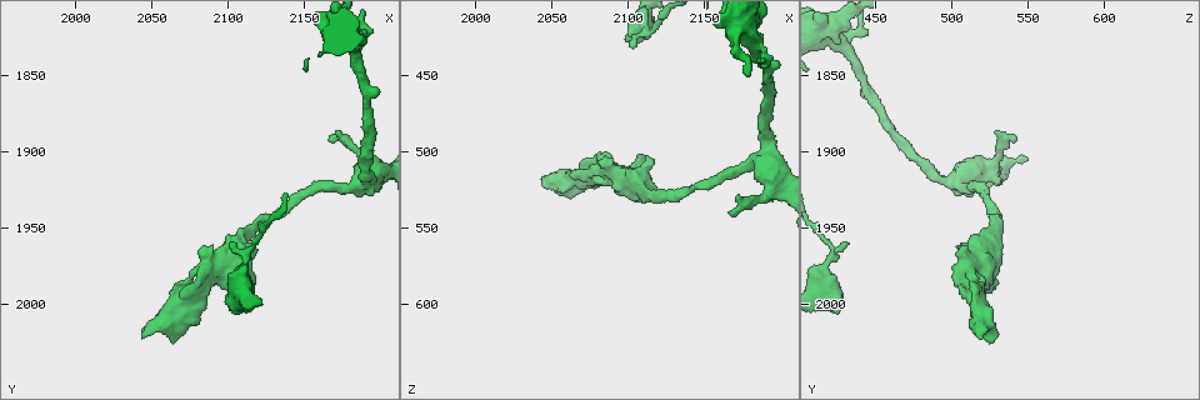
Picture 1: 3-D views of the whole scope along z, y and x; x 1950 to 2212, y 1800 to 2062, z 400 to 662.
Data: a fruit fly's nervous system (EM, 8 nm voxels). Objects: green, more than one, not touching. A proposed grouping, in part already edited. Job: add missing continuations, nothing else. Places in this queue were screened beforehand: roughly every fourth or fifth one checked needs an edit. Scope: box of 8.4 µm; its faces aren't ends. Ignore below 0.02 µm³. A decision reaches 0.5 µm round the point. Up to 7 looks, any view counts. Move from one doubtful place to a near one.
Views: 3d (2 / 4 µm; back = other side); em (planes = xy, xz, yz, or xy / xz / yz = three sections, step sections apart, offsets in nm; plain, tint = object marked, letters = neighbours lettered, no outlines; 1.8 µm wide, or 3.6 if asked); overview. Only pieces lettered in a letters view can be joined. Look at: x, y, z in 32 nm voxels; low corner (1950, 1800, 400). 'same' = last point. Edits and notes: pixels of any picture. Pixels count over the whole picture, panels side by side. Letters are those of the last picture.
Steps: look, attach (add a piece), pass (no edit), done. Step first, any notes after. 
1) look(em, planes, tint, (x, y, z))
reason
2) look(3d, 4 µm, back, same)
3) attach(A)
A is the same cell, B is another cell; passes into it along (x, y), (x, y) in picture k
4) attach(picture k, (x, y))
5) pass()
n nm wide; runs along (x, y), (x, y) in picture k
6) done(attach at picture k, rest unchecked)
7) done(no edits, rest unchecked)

look(3d, 2 µm, (2164, 1890, 540))
branch stops here

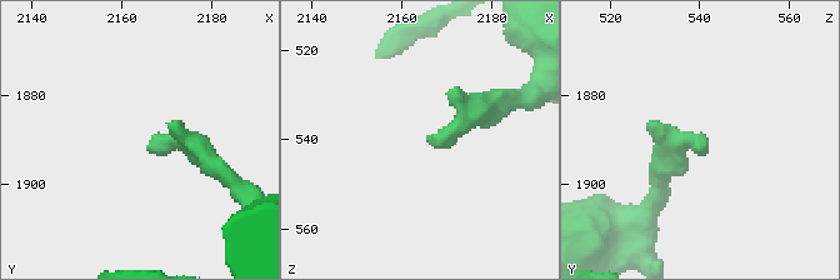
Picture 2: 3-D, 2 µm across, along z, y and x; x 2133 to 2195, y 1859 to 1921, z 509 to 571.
look(em, yz, step 4, letters, (2166, 1893, 540))
now the EM

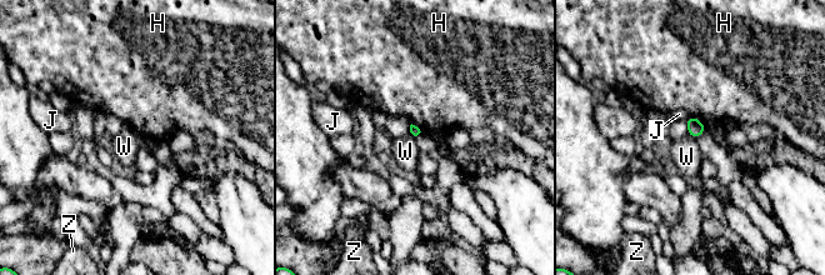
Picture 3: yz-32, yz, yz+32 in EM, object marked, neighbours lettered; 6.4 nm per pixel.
pass()
H touches over 120 nm; H, J, W and Z are other cells; border along (688, 134), (695, 139) in picture 3; none of them fits

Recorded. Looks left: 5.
look(em, planes, letters, (2104, 1968, 520))
a fork

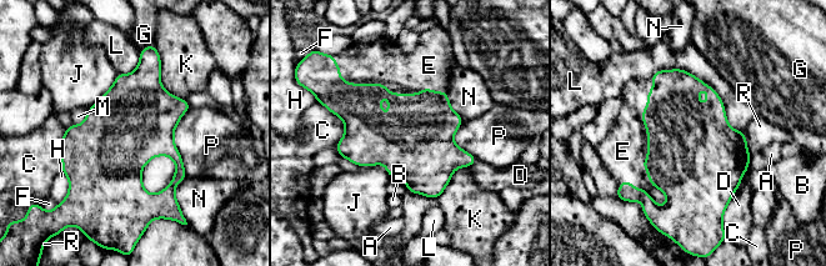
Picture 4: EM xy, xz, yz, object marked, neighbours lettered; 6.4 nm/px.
attach(E)
E is the same cell, A, B, C, D, F, G, H, J, K, L, M, N, P and R are other cells; passes into it along (685, 140), (647, 131), (622, 151) in picture 4; the neuron continues

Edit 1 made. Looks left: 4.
look(overview)

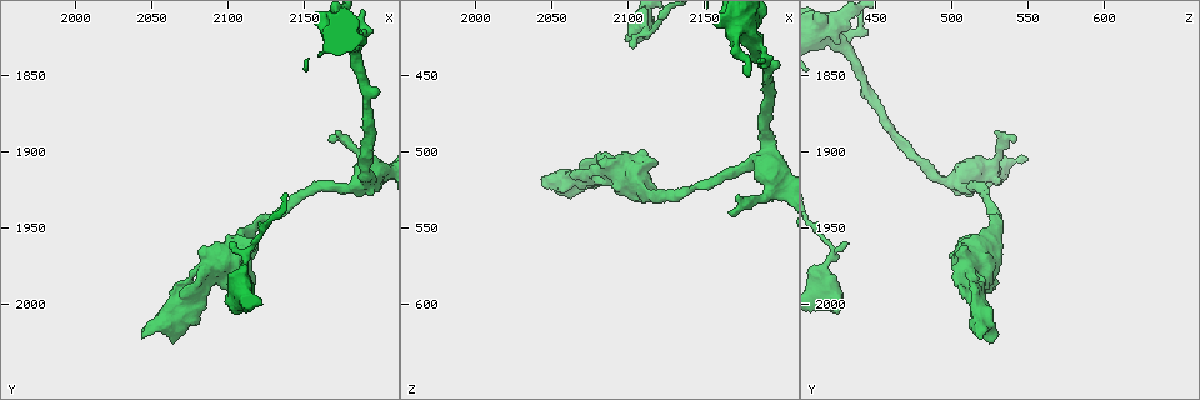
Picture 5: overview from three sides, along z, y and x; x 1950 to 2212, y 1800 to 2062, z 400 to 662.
look(em, planes, letters, (2044, 2022, 520))
stops while still wide

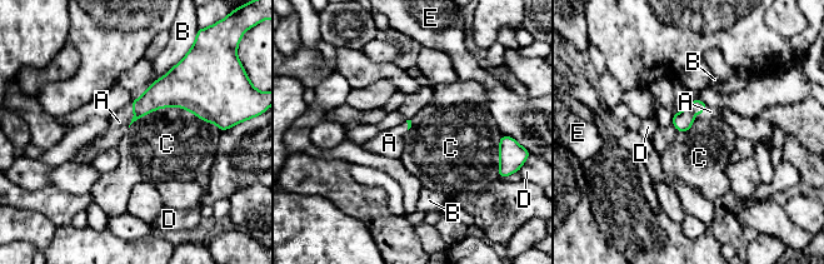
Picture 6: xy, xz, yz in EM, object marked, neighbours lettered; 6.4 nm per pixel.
attach(A)
A is the same cell, B, C, D and E are other cells; passes into it along (683, 120), (698, 114), (710, 111) in picture 6; the neuron continues

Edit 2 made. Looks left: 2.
done(attach at picture 4, attach at picture 6, rest unchecked)

